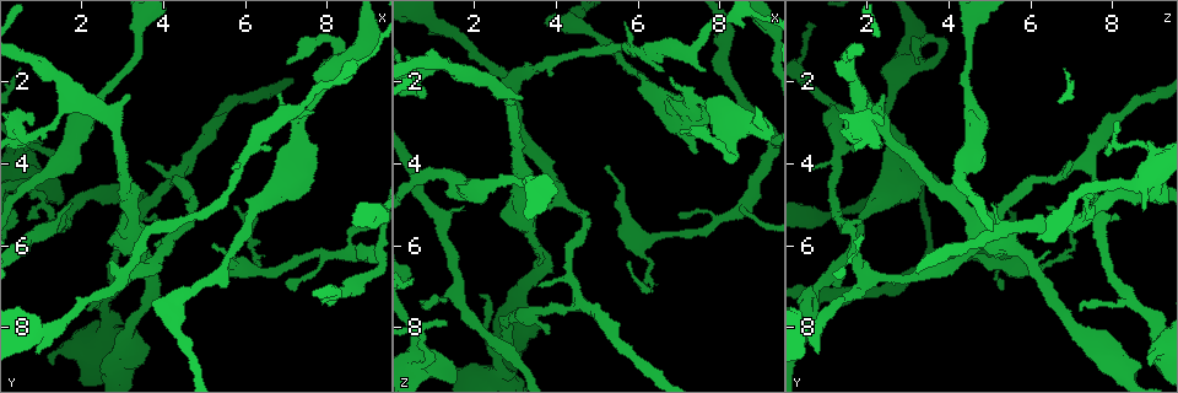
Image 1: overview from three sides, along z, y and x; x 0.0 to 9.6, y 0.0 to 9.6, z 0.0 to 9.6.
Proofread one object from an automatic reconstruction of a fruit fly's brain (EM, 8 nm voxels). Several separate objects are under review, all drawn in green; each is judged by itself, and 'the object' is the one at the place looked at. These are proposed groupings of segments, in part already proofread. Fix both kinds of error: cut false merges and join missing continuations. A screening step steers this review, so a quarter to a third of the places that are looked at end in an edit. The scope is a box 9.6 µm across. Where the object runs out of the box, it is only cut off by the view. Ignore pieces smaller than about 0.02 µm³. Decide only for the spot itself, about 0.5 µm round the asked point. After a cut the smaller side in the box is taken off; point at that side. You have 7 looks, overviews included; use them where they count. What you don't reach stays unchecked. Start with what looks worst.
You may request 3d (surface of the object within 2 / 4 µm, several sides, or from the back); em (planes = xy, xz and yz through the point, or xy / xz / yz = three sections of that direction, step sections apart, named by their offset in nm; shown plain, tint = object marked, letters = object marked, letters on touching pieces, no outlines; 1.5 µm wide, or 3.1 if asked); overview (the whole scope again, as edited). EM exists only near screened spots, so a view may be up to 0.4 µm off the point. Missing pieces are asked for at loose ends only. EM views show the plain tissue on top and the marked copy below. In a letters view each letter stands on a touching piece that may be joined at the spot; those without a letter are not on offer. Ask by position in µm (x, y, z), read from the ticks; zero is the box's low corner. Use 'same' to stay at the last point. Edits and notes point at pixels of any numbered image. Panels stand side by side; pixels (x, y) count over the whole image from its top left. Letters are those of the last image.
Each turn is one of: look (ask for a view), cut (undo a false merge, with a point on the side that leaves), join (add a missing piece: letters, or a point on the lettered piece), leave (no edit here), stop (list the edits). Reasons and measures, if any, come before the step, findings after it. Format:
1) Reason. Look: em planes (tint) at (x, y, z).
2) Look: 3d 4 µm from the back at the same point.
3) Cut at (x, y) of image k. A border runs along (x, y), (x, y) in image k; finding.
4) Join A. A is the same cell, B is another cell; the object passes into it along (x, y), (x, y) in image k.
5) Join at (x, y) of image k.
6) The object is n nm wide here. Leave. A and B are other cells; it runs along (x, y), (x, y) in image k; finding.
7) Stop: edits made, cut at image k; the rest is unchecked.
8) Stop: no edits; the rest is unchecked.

Tapers out. Look: em planes (letters) at (1.70, 4.95, 5.15).

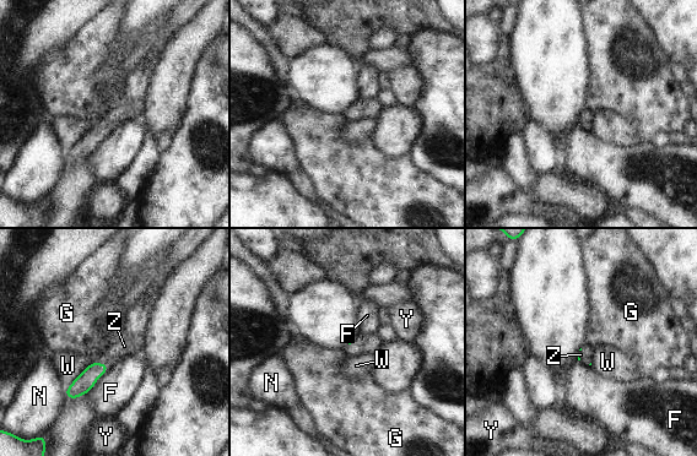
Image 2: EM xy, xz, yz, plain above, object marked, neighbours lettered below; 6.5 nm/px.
Join Z. Z is the same cell, F, G, N, W and Y are other cells; the neuron continues.

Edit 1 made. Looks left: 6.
See it whole again. Look: overview.

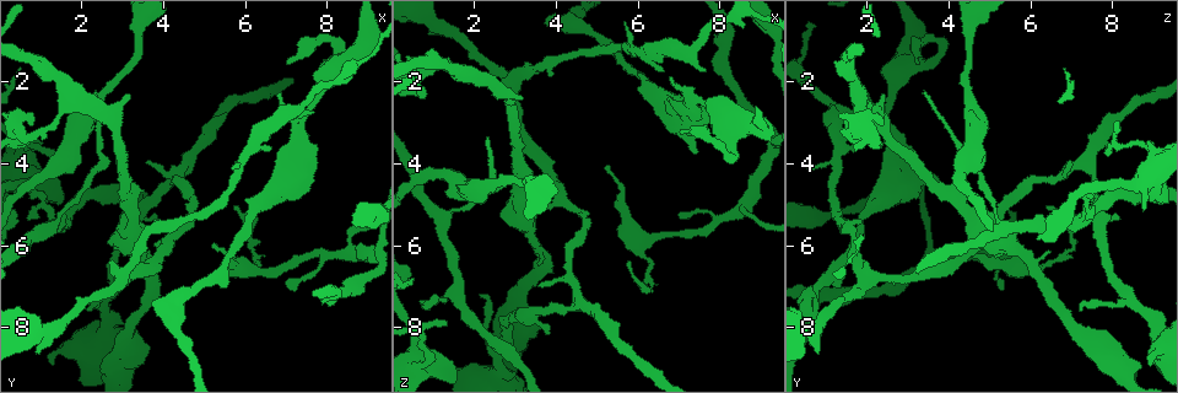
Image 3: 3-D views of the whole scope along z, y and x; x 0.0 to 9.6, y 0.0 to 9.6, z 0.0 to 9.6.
Look: 3d 2 µm at (2.35, 2.25, 3.40).

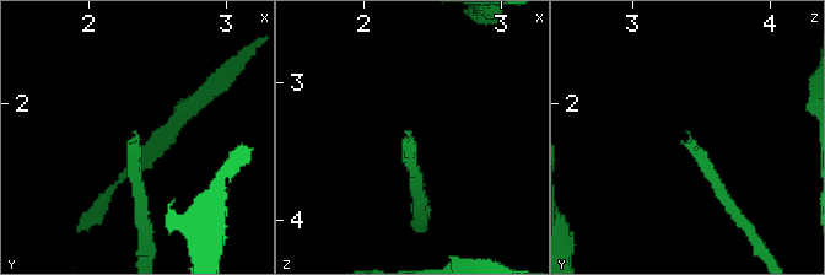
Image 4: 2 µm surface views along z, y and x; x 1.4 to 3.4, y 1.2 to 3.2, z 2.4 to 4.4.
Look: em planes (letters) at (2.32, 2.22, 3.42).

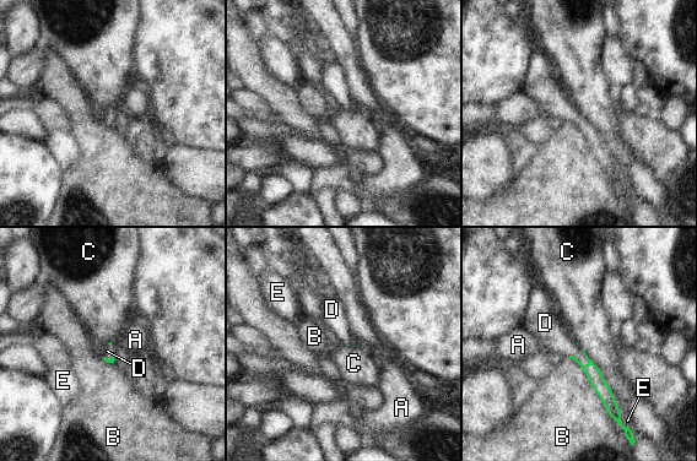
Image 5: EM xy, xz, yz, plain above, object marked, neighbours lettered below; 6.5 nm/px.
Join D. D is the same cell, A, B, C and E are other cells; it goes on there.

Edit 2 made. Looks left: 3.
Free end. Look: em xy step 8 (letters) at (2.15, 7.55, 7.20).

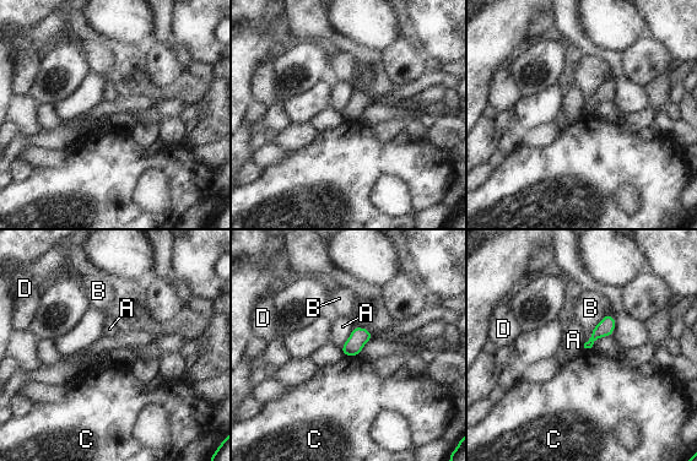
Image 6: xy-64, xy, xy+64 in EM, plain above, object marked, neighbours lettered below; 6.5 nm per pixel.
Leave. A, B, C and D are other cells; a border runs along (354, 326), (349, 339), (340, 348) in image 6; no lettered piece goes on from it.

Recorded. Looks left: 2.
Stop: edits made, join at image 2, join at image 5; the rest is unchecked.

